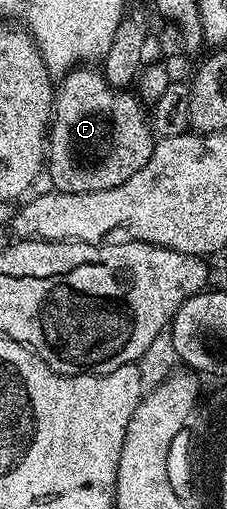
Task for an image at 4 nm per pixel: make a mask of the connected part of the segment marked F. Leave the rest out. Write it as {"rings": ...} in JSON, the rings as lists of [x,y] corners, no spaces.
{"rings":[[[77,67],[64,74],[54,97],[54,108],[46,138],[46,177],[53,181],[62,193],[89,193],[106,191],[126,183],[150,159],[154,134],[149,110],[135,92],[116,89],[104,78],[103,72],[96,73],[92,67]]]}

